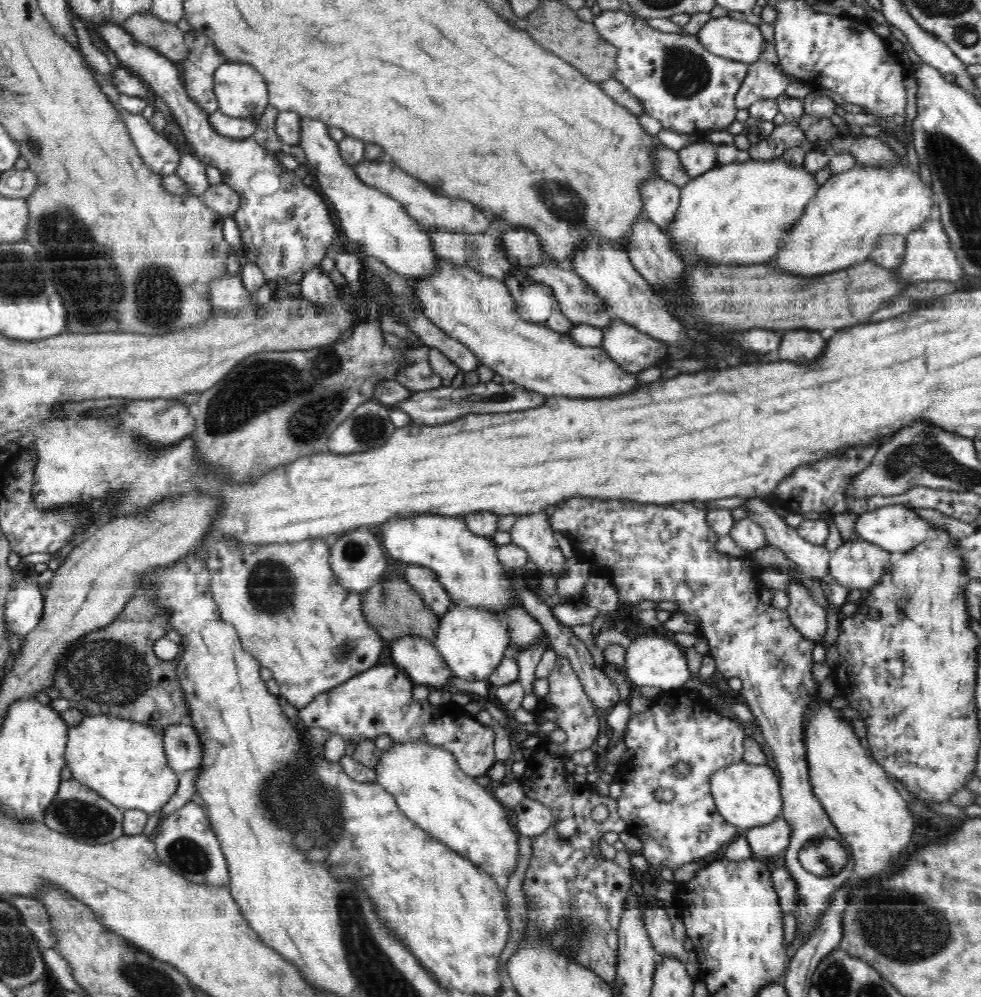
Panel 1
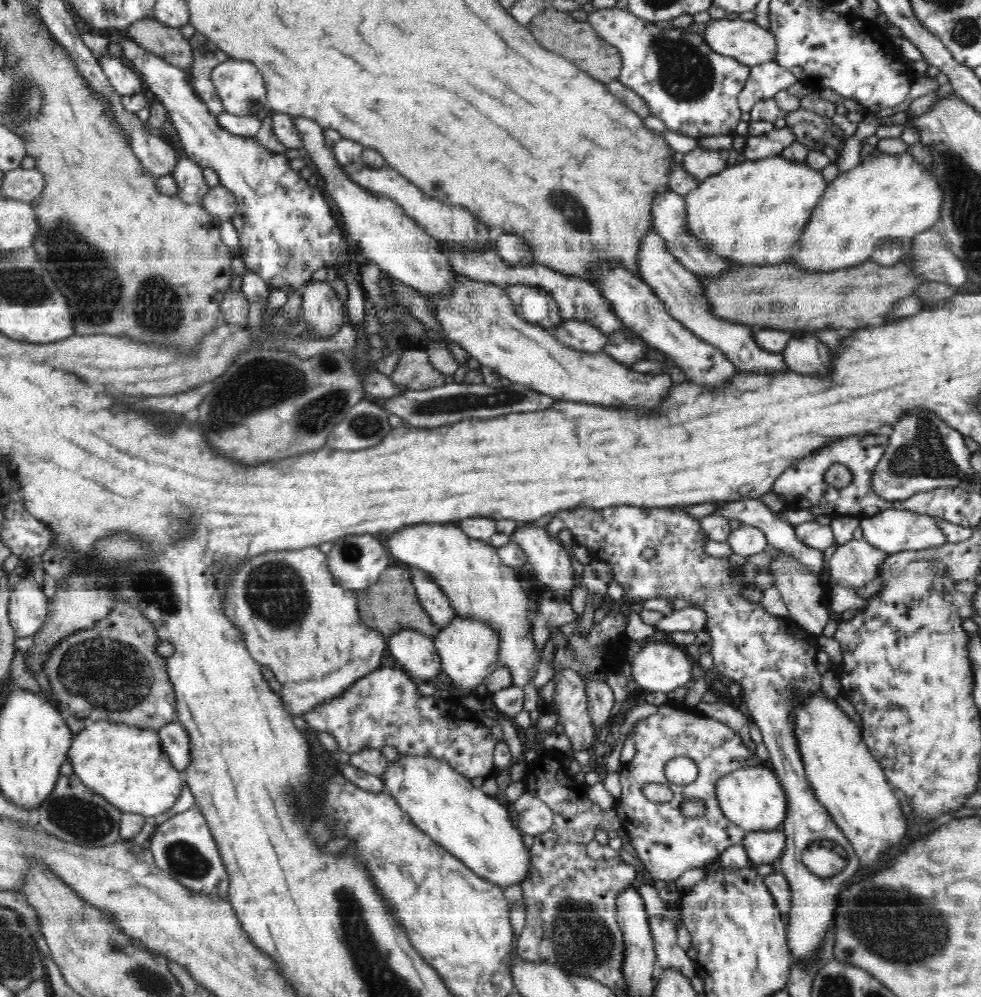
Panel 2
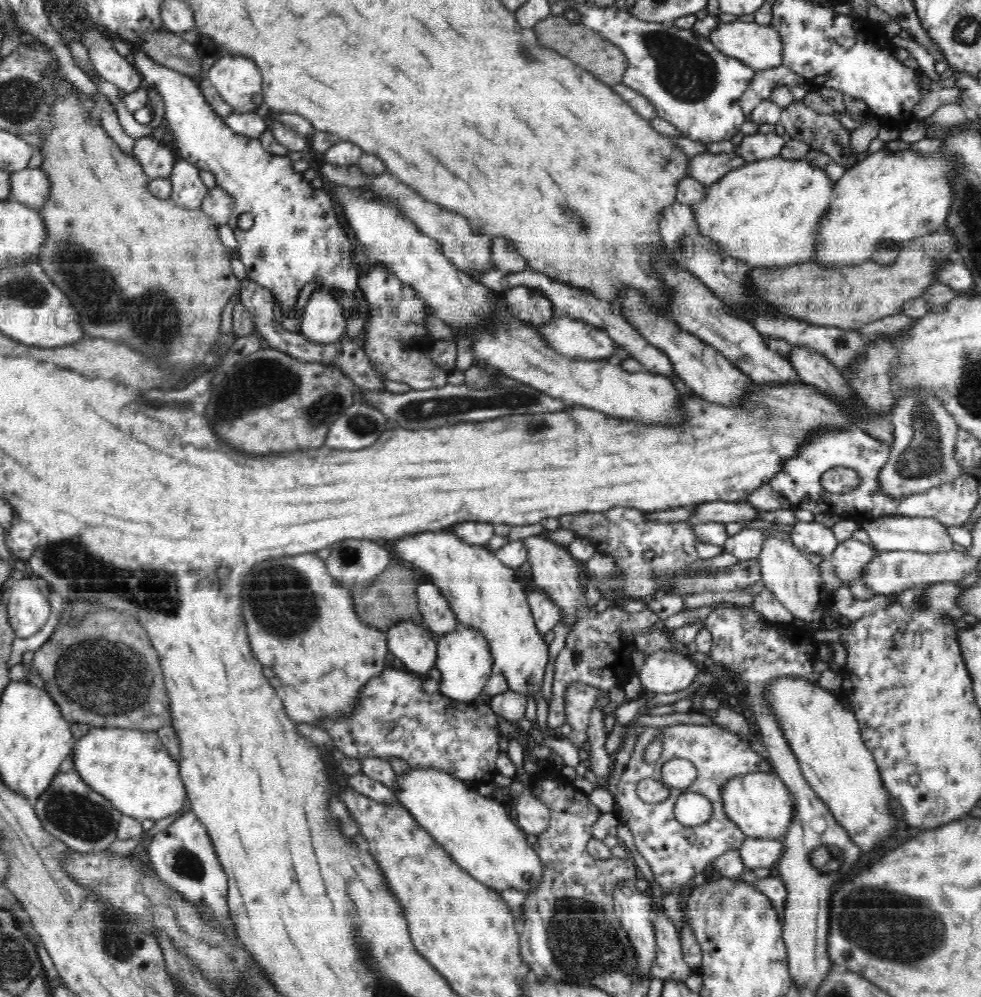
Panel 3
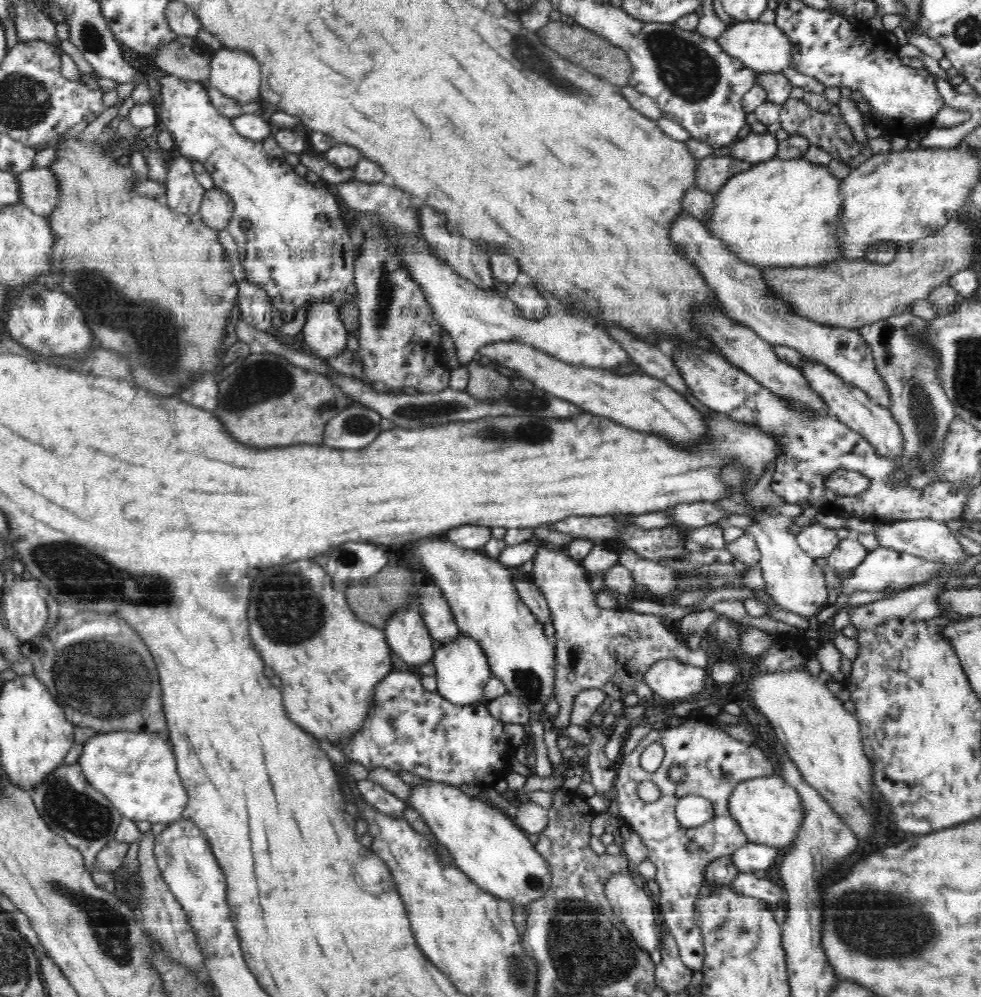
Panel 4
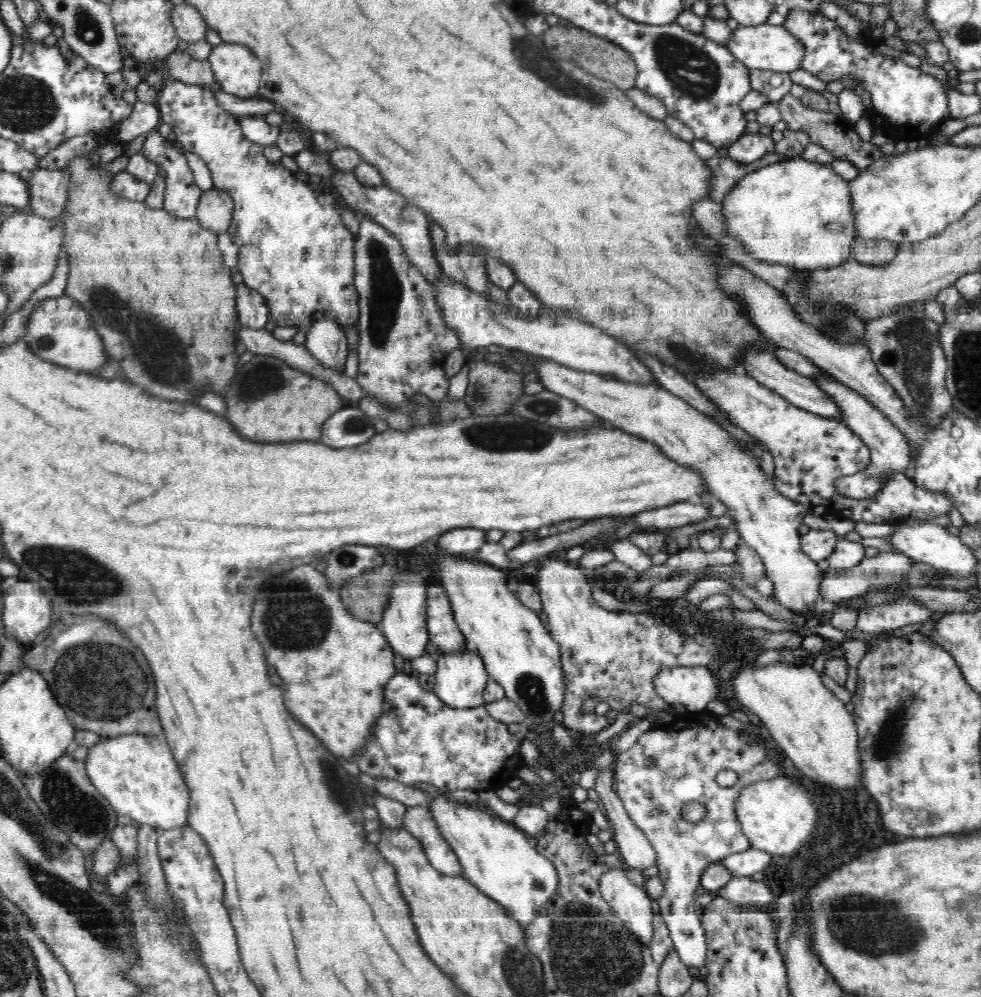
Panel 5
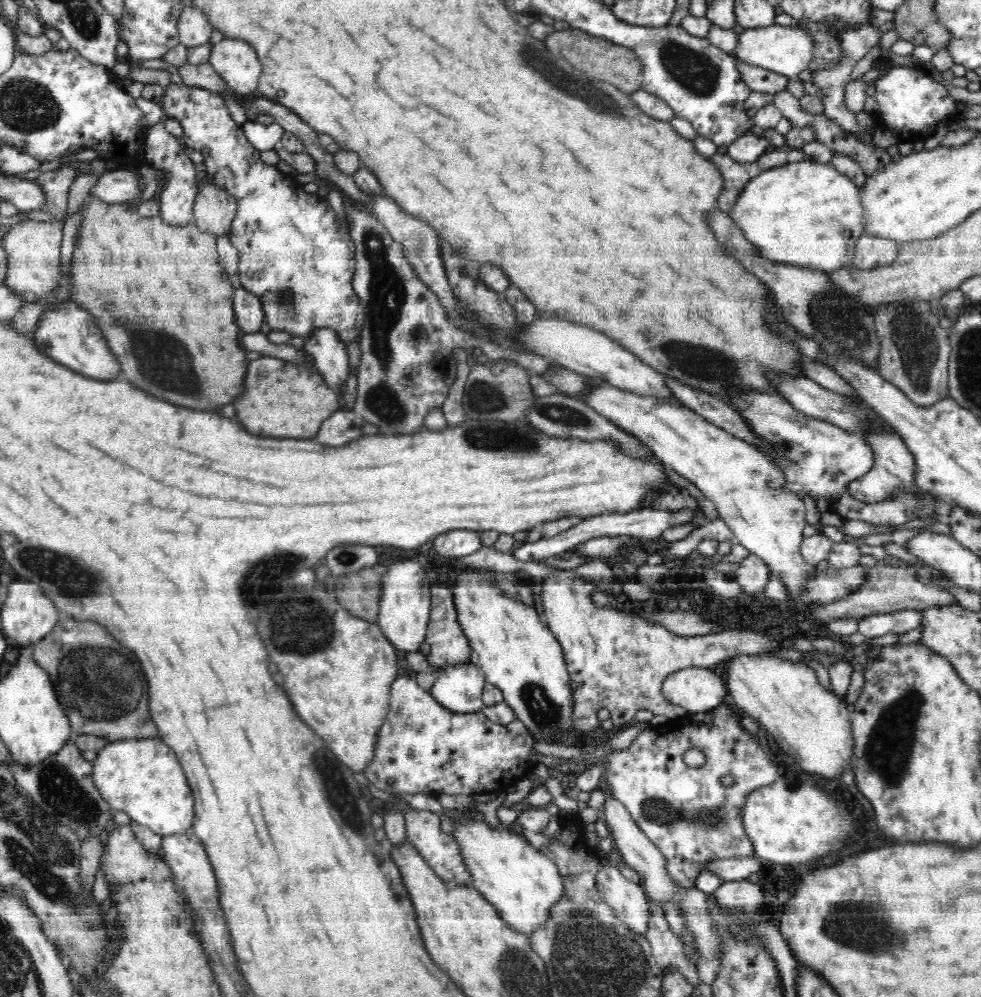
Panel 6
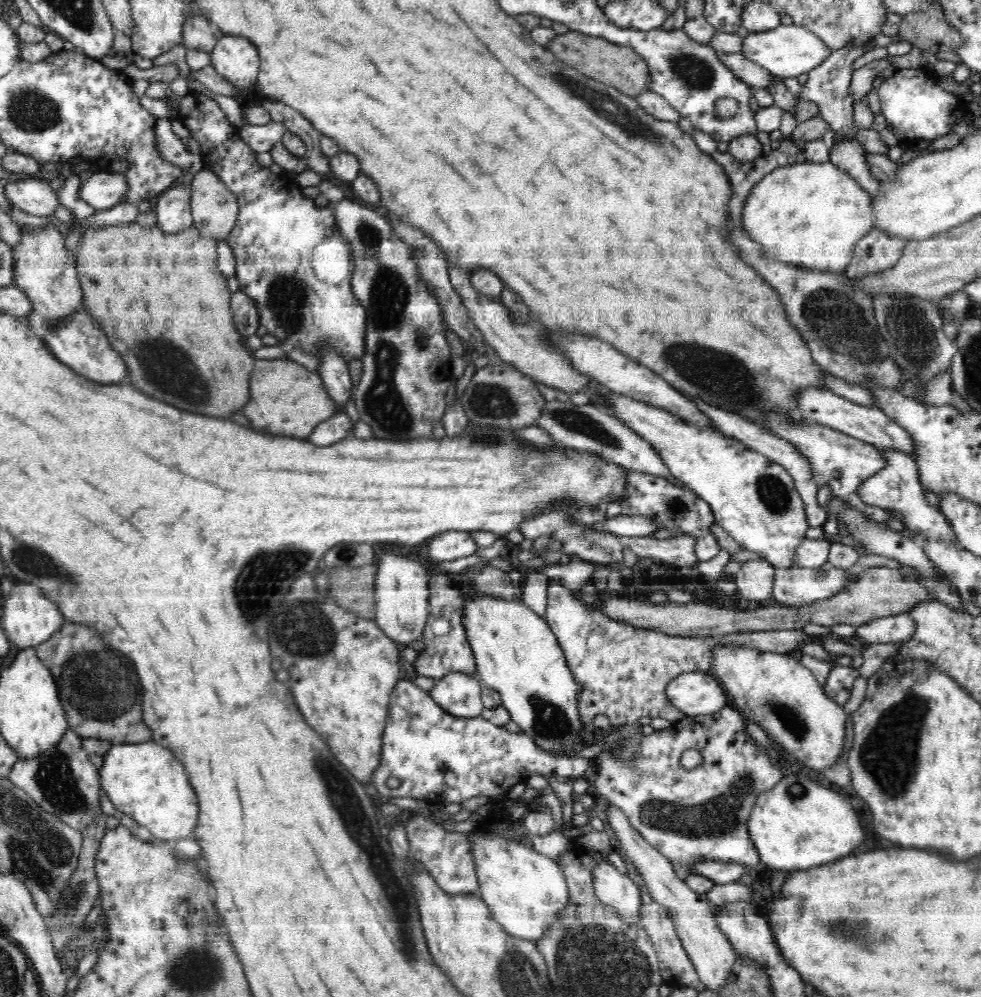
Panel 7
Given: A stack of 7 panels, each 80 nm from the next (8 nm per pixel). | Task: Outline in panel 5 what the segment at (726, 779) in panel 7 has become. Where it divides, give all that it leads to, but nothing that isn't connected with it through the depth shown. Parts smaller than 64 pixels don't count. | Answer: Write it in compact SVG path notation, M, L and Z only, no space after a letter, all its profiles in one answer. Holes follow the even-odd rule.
M707 711L687 712L658 723L656 727L642 733L629 750L616 754L612 769L616 795L620 797L634 824L644 832L656 849L658 877L664 882L664 894L657 902L674 948L686 966L699 970L707 962L708 948L704 928L701 926L699 907L695 903L695 892L701 886L702 873L710 864L751 847L742 825L736 818L734 803L737 795L749 784L760 779L776 778L780 772L768 760L764 748L750 738L750 734L723 726L715 715ZM720 770L734 770L738 782L731 788L722 788L716 782L716 774ZM686 802L703 804L705 815L699 821L686 821L682 817L682 806Z

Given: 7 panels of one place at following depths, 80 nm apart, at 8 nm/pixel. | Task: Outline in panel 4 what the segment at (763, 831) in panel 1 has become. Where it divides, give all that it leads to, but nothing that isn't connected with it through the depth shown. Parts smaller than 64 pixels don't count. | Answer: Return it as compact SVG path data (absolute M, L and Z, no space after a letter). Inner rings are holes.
M746 842L732 854L734 866L739 868L740 873L754 872L754 870L766 870L772 866L783 851L773 846L764 846L756 842Z

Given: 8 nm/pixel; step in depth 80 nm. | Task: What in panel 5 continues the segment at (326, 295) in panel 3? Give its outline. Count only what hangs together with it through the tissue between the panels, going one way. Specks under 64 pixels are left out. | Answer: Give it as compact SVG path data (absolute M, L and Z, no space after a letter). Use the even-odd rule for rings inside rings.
M328 313L316 318L306 332L305 347L324 367L345 372L349 346L343 328Z

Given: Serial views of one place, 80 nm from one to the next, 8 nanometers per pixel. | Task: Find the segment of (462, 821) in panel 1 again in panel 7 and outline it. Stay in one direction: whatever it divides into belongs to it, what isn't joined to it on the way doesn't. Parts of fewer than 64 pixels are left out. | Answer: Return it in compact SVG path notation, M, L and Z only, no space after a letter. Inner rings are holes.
M474 836L474 848L469 840L469 854L476 869L478 895L491 907L500 927L516 938L530 939L536 943L565 906L568 887L562 869L556 861L534 850L527 841L508 842L502 838Z

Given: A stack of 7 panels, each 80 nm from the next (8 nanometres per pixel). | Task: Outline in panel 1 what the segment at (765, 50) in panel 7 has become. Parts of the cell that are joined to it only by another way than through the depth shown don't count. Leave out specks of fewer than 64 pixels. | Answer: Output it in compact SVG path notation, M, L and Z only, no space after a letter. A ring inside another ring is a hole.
M728 15L710 19L696 35L708 52L748 64L760 60L766 46L758 24L735 20Z

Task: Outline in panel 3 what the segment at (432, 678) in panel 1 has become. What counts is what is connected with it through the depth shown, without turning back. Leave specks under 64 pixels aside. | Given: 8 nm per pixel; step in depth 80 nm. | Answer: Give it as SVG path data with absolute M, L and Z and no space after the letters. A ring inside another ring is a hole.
M412 620L400 622L400 624L392 625L387 630L387 648L389 652L400 659L406 669L416 674L426 674L430 668L434 668L434 662L437 660L437 644L426 631L424 625L413 624Z

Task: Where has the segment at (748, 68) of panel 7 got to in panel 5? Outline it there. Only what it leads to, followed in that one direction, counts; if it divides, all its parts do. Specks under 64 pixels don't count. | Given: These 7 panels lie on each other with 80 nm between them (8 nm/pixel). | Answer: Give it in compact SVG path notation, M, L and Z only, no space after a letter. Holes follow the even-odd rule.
M749 69L749 83L751 90L764 93L774 103L786 96L793 84L790 73L760 69Z

